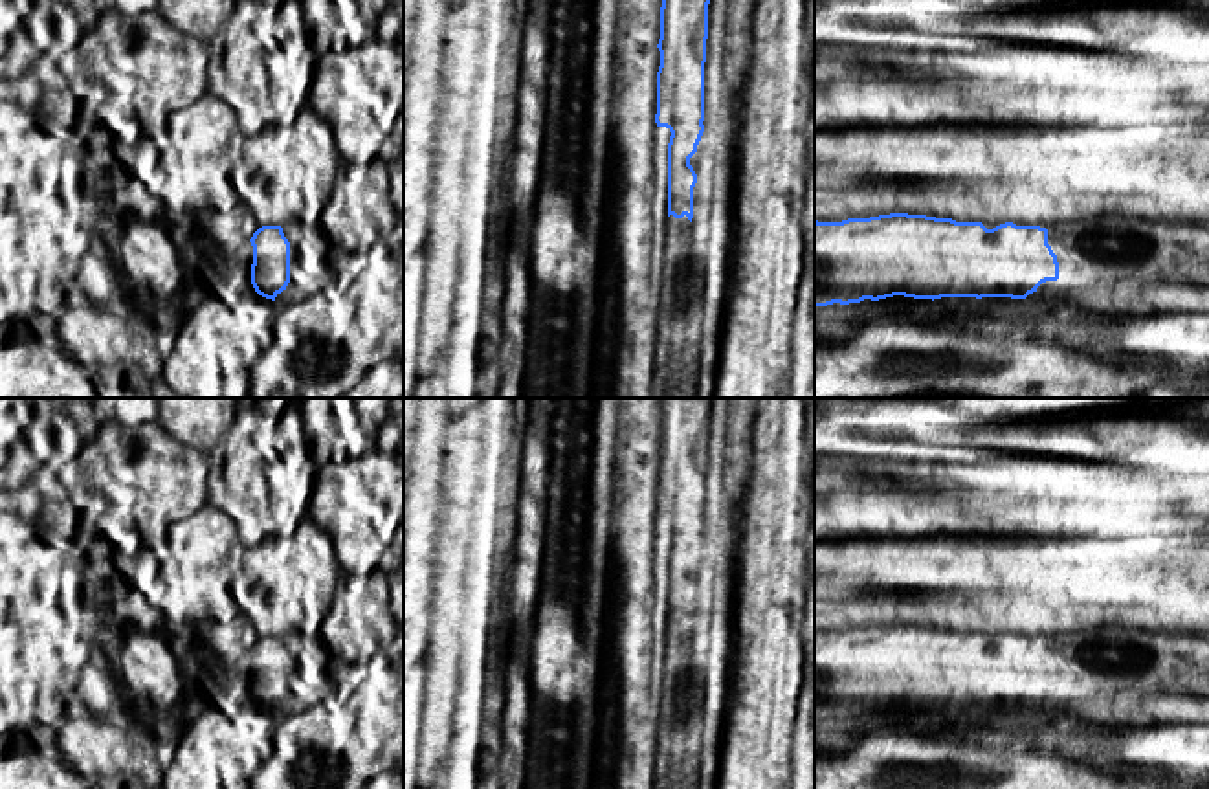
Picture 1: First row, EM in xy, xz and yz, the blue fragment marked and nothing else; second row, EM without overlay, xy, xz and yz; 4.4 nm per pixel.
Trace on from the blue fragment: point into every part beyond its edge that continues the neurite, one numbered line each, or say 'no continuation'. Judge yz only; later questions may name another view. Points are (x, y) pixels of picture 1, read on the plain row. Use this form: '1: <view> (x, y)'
1: yz (1120, 677)

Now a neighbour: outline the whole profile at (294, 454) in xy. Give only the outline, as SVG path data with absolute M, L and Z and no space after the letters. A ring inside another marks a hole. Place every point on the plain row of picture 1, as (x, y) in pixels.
M305 437L286 440L277 457L284 464L284 468L297 479L305 479L308 475L308 466L314 464Z

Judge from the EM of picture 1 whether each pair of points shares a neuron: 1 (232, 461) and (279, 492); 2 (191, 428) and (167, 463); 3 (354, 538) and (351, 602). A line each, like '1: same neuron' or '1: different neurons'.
1: same neuron
2: different neurons
3: different neurons

